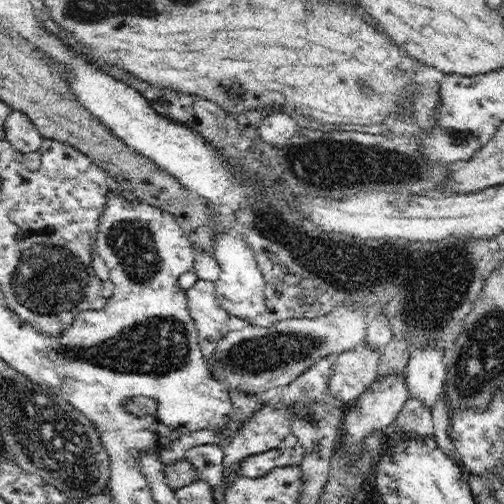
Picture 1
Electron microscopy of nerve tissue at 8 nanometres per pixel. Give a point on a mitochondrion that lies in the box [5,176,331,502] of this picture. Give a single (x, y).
(58, 444)

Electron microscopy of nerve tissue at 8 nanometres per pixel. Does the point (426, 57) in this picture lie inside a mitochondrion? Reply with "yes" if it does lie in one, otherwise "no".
no

